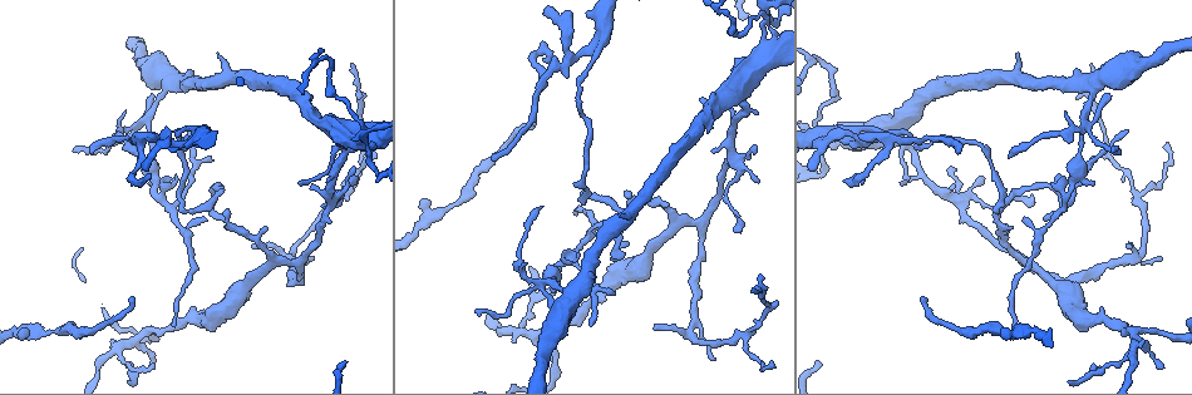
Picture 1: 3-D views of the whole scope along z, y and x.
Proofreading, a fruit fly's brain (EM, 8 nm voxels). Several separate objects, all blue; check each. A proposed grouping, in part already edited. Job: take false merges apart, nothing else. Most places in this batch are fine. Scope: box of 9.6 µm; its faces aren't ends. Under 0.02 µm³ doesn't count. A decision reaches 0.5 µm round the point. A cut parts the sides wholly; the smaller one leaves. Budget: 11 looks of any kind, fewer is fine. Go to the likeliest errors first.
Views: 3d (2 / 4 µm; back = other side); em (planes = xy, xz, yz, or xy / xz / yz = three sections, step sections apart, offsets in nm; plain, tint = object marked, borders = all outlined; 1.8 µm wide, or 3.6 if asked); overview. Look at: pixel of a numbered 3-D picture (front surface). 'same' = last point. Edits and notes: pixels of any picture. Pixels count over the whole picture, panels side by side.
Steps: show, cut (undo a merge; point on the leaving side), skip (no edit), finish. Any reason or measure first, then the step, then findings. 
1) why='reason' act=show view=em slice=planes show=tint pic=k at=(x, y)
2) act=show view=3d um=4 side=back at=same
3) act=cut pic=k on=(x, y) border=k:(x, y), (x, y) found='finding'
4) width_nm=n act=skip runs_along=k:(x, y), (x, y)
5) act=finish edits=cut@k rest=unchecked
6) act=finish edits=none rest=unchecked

why='arms part here' act=show view=3d um=4 pic=1 at=(961, 201)

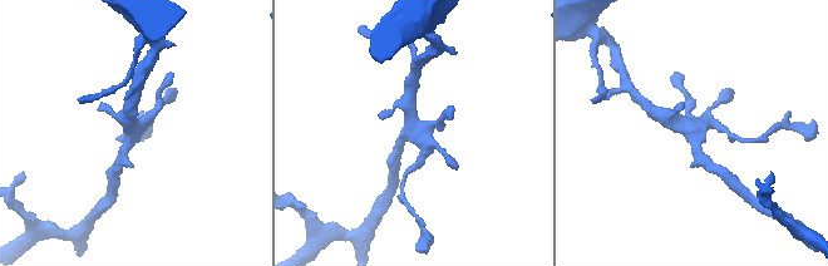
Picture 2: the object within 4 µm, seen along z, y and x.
why='need the tissue' act=show view=em slice=xz step=8 show=borders pic=2 at=(689, 129)

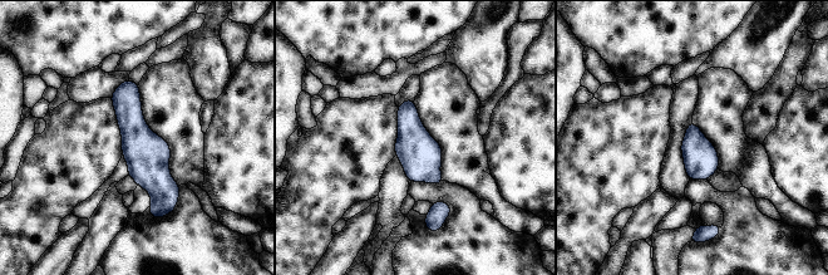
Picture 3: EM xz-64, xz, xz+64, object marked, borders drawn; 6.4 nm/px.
act=skip runs_along=3:(127, 83), (156, 212) found='all the same neuron'

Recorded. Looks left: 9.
why='four-way junction' act=show view=3d um=2 pic=1 at=(363, 141)

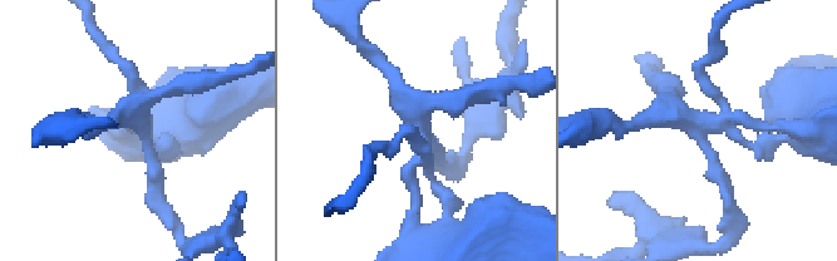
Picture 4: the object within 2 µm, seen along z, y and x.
why='now the EM' act=show view=em slice=planes show=tint pic=4 at=(700, 121)

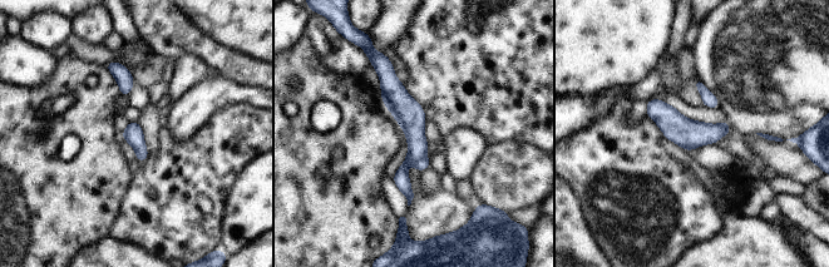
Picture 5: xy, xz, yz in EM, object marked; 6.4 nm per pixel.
width_nm=130 act=cut pic=5 on=(411, 120) border=5:(424, 154), (413, 163) found='two neurons meet here'

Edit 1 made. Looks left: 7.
act=show view=overview

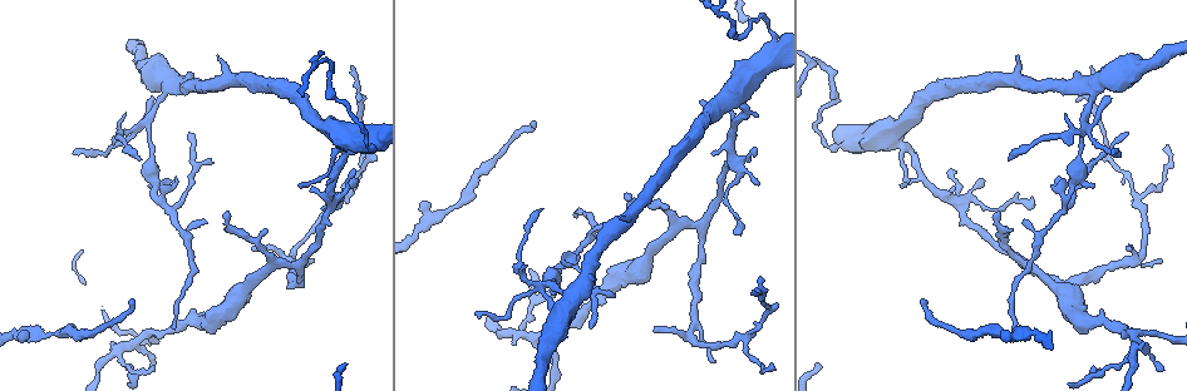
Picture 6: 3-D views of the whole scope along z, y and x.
why='abrupt turn' act=show view=em slice=planes show=plain pic=6 at=(1085, 124)

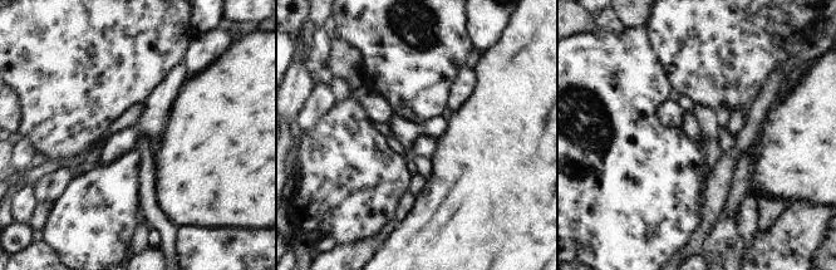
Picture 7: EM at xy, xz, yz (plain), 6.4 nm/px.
act=show view=em slice=planes show=borders at=same

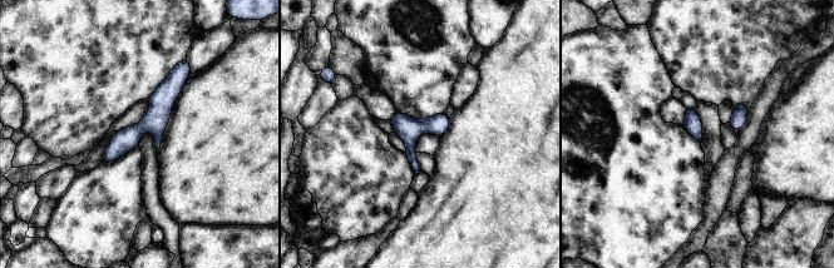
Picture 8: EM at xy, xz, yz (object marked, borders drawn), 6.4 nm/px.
act=skip runs_along=8:(178, 69), (161, 108), (104, 159) found='continuous, no second neuron'

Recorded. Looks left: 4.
act=finish edits=cut@5 rest=unchecked

